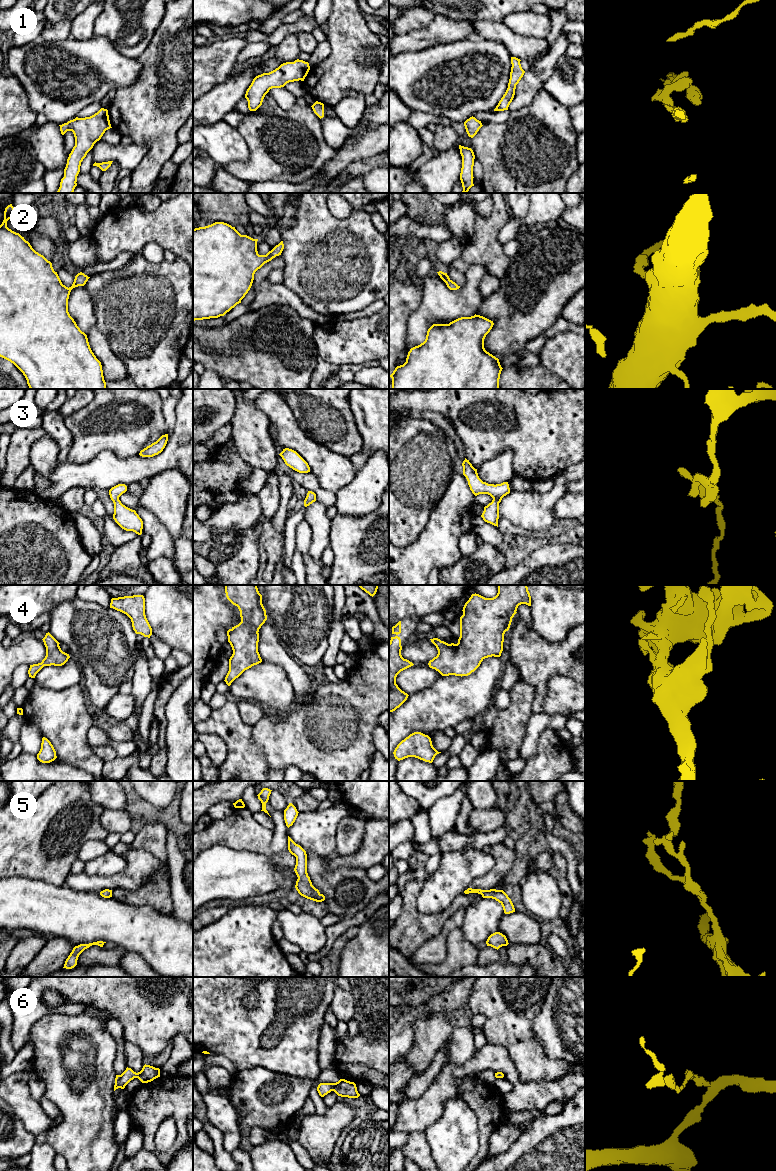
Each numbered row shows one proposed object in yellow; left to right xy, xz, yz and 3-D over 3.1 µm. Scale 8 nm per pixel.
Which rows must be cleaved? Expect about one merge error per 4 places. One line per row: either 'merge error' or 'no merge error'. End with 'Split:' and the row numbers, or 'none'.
1: no merge error
2: no merge error
3: no merge error
4: no merge error
5: no merge error
6: no merge error
Split: none

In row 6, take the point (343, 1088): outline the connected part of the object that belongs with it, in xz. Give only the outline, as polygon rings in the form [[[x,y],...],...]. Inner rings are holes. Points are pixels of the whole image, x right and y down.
[[[340,1079],[336,1083],[320,1083],[317,1087],[317,1091],[321,1097],[324,1097],[331,1091],[334,1091],[341,1097],[358,1098],[360,1096],[356,1084],[345,1079]]]

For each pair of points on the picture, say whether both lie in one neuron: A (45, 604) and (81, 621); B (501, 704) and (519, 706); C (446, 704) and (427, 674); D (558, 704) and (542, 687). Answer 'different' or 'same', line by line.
A: different
B: different
C: different
D: different

